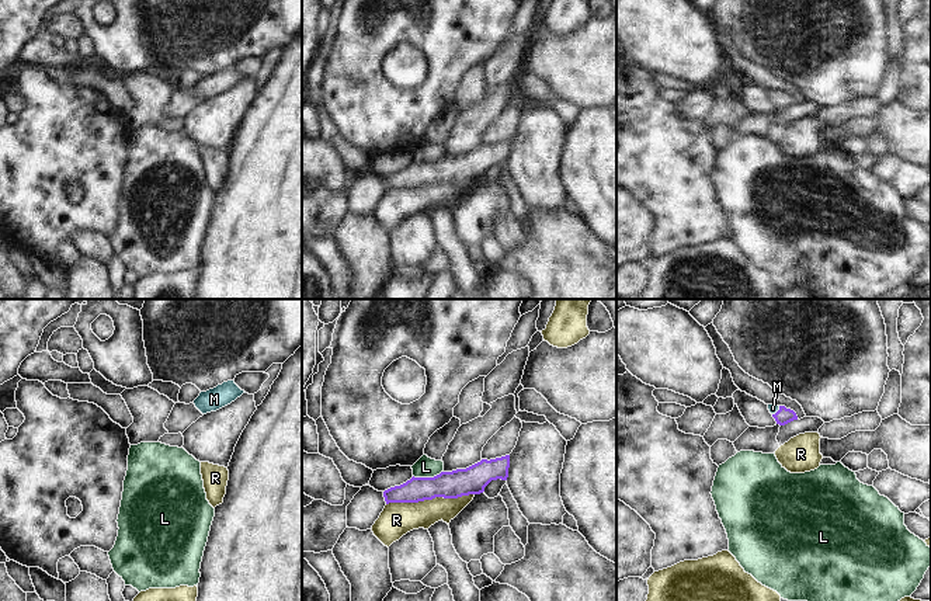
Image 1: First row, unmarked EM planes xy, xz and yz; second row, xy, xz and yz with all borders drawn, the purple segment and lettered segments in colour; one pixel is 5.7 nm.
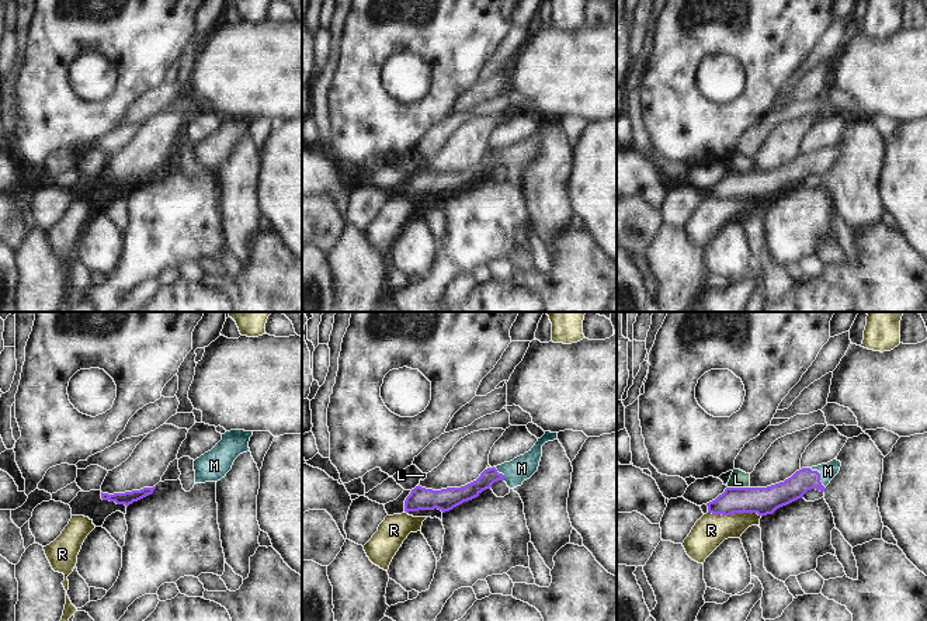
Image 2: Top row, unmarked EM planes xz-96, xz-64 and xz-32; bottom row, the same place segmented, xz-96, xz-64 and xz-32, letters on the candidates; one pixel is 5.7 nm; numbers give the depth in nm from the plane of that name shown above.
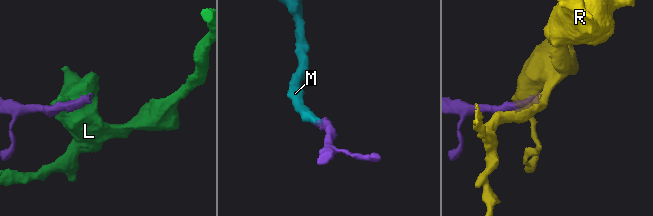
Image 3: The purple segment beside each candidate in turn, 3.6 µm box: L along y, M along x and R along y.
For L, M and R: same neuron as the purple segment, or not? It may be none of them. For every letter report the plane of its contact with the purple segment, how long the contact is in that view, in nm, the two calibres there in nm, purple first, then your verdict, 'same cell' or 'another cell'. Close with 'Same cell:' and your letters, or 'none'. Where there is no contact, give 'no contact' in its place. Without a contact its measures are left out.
L: contact in xz; length 180 nm; calibres 160 and 120 nm; another cell
M: contact in yz; length 70 nm; calibres 90 and 50 nm; same cell
R: contact in xz; length 500 nm; calibres 160 and 190 nm; another cell
Same cell: M

